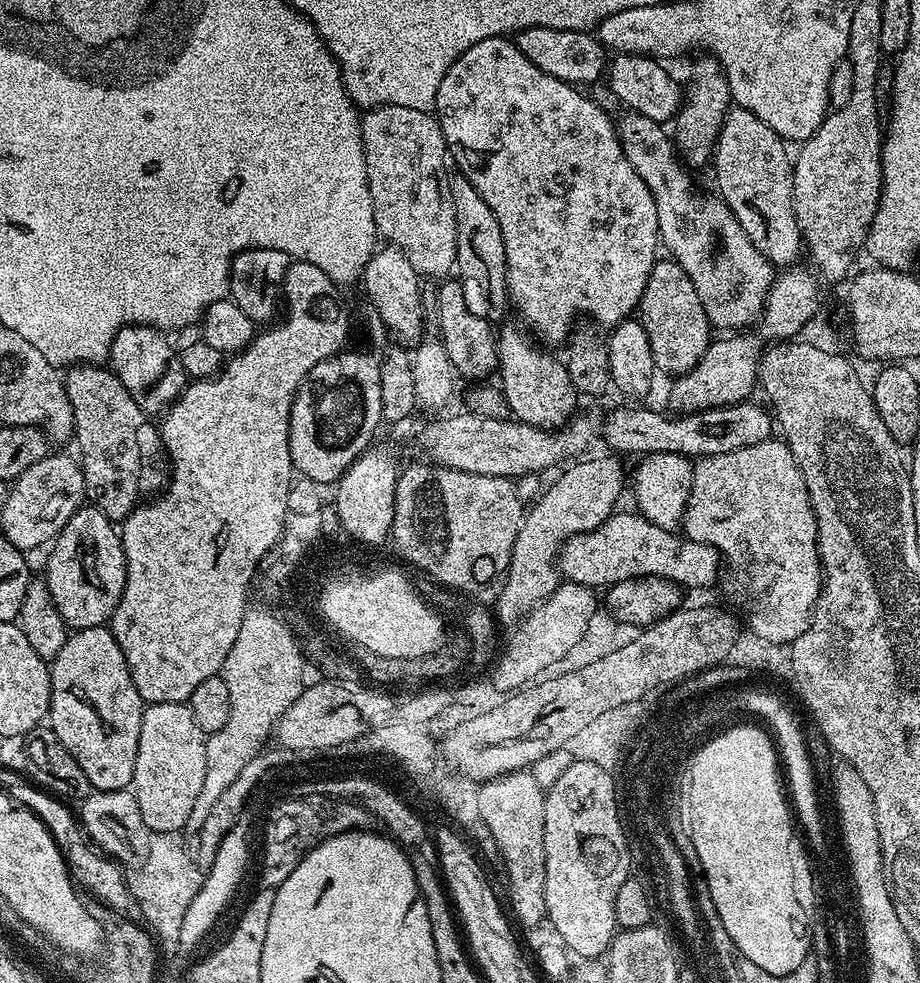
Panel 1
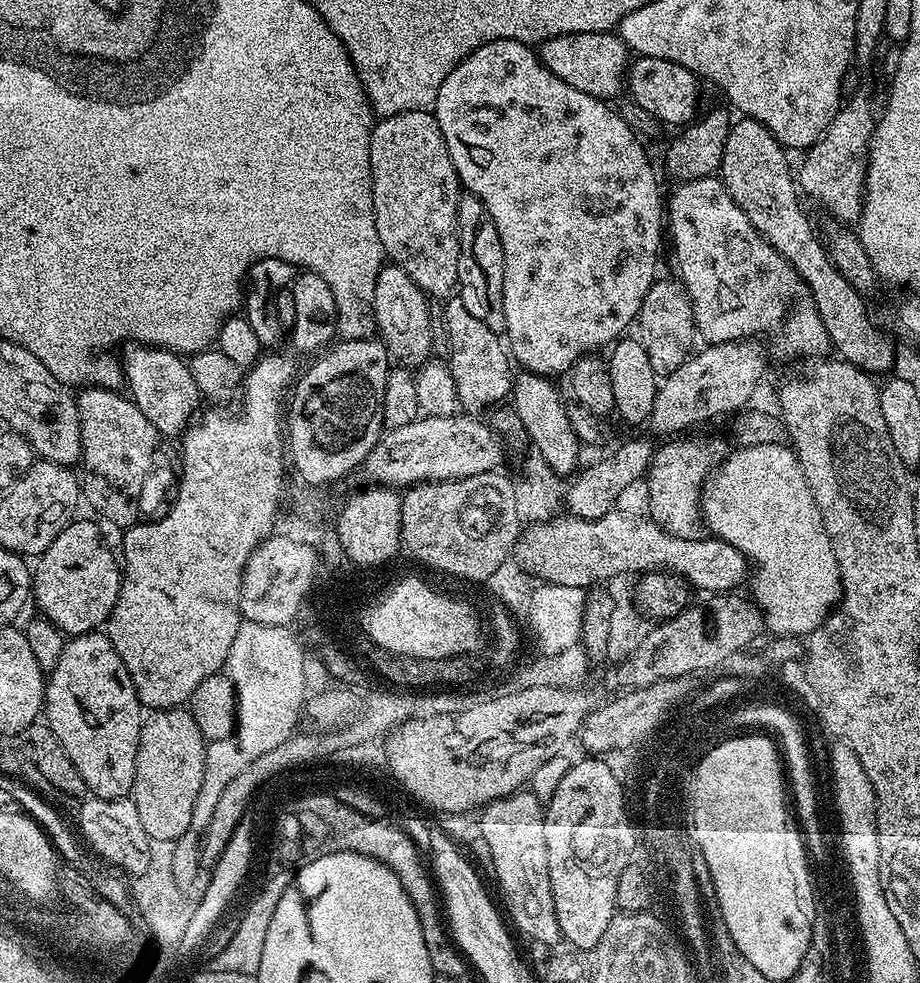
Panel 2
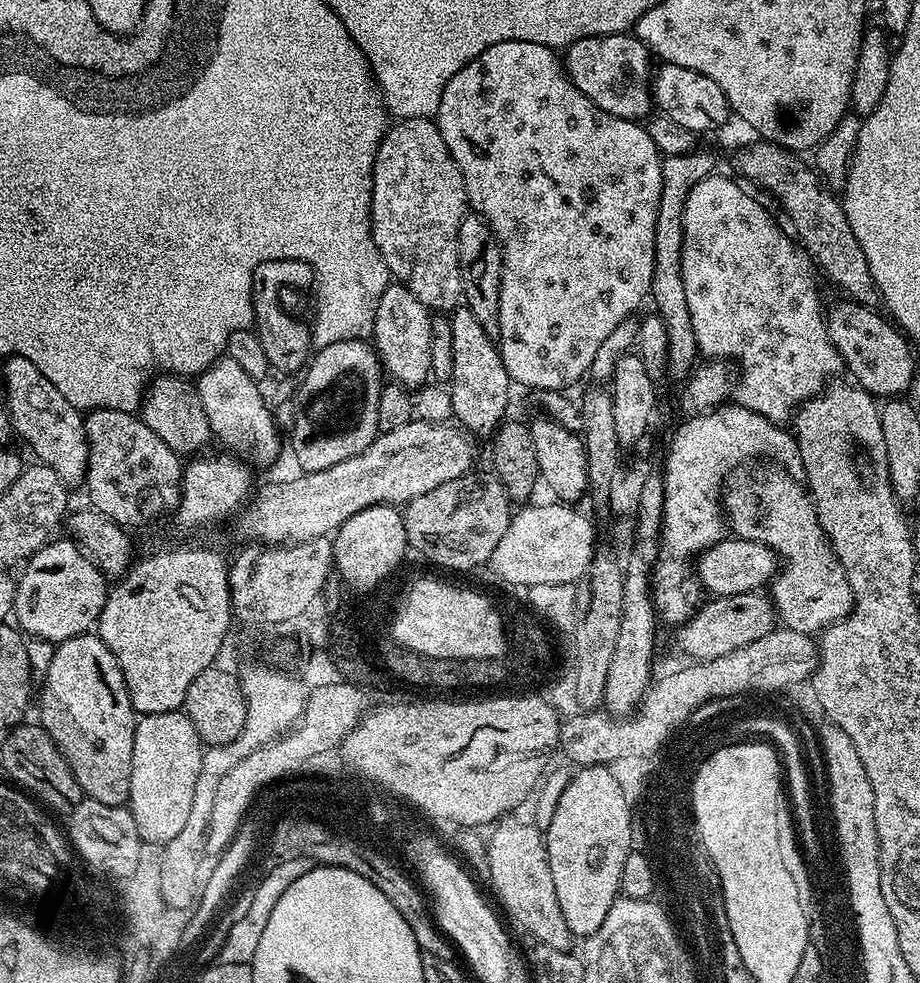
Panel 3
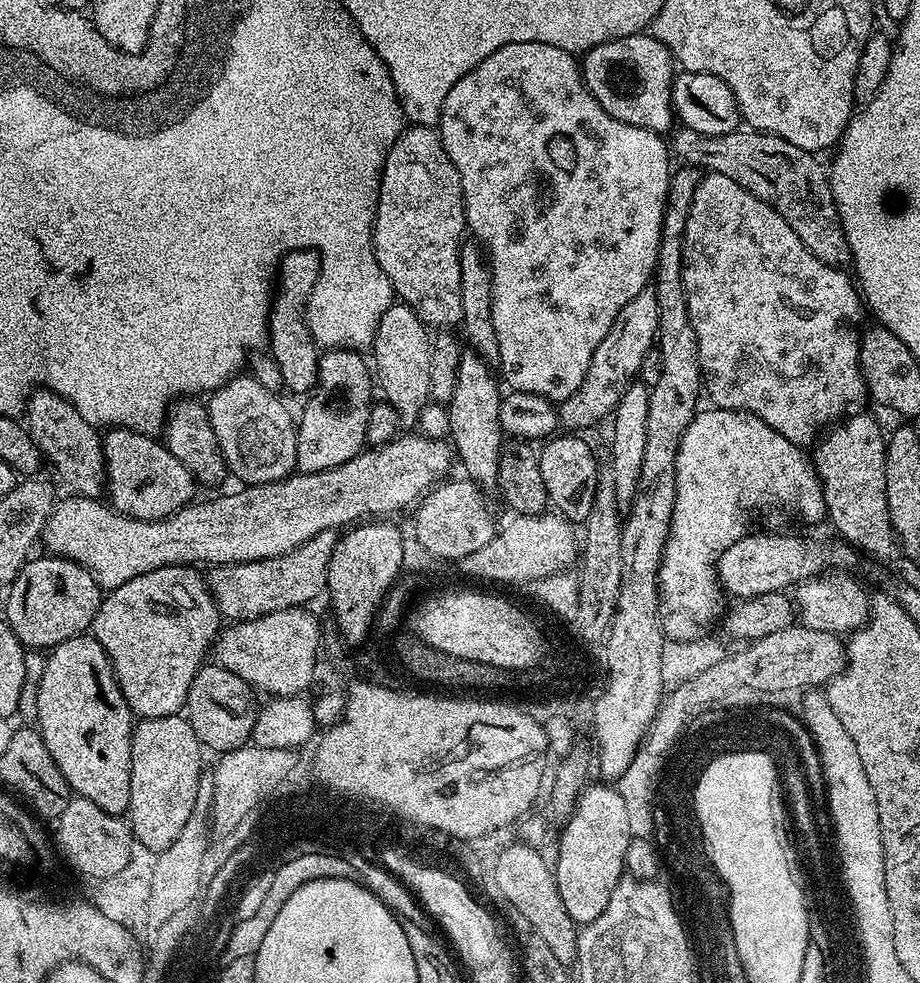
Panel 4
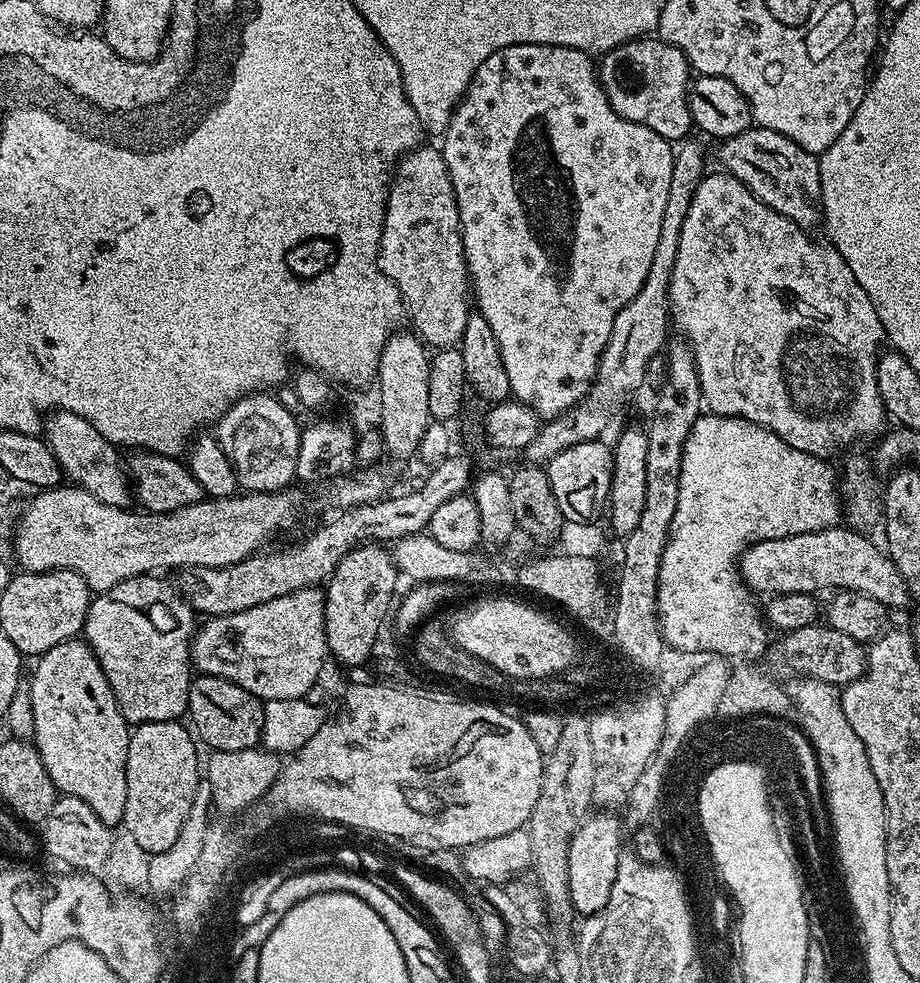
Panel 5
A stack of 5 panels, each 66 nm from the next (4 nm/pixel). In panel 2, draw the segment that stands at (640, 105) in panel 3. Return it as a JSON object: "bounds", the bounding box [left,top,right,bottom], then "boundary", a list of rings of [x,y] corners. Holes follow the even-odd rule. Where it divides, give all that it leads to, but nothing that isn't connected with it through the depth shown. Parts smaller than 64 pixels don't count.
{"bounds":[538,31,630,102],"boundary":[[[615,31],[551,36],[549,40],[540,41],[538,55],[546,70],[550,70],[550,74],[558,74],[562,82],[574,86],[574,90],[582,90],[582,94],[612,102],[621,95],[620,91],[625,91],[630,53]]]}

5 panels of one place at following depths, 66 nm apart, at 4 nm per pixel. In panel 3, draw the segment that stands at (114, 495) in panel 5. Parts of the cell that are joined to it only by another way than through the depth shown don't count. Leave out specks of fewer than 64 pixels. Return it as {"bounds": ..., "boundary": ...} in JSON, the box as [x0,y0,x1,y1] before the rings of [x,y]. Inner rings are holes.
{"bounds":[2,356,88,485],"boundary":[[[10,356],[3,361],[2,368],[4,368],[5,400],[3,403],[12,420],[13,433],[17,437],[21,436],[32,447],[32,452],[36,455],[35,459],[49,467],[50,470],[54,470],[64,485],[83,485],[88,474],[88,439],[81,409],[73,406],[66,398],[66,394],[62,394],[62,390],[58,390],[58,386],[54,386],[54,382],[50,382],[50,378],[46,378],[46,374],[42,374],[42,370],[38,370],[38,366],[34,366],[26,358]]]}

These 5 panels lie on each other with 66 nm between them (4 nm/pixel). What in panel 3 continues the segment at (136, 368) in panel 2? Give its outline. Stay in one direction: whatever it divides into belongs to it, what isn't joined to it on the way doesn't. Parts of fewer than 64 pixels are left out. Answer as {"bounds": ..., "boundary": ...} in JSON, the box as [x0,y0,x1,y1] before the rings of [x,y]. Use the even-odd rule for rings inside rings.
{"bounds":[142,374,214,458],"boundary":[[[160,374],[147,385],[142,401],[142,419],[181,458],[192,458],[203,453],[207,449],[204,447],[214,440],[212,427],[206,418],[206,410],[202,410],[202,398],[198,398],[195,383],[183,376]]]}

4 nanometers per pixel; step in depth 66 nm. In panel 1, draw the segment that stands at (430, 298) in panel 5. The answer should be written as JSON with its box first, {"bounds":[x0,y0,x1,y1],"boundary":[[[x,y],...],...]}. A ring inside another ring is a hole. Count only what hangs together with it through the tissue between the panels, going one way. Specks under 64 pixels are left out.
{"bounds":[360,104,456,277],"boundary":[[[382,104],[363,113],[360,129],[377,233],[383,239],[385,236],[388,239],[385,241],[390,242],[391,247],[400,249],[419,277],[447,277],[456,266],[456,219],[454,198],[450,194],[448,181],[450,175],[448,144],[444,141],[440,121],[432,112]]]}

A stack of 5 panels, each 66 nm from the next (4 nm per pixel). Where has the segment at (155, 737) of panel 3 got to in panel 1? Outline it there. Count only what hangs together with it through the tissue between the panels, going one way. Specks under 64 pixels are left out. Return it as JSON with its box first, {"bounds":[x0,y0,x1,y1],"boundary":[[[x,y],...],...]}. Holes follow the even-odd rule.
{"bounds":[130,702,206,834],"boundary":[[[162,702],[145,707],[130,791],[135,794],[142,819],[153,834],[179,833],[186,826],[194,798],[198,798],[206,778],[205,739],[206,733],[194,722],[187,703]]]}

